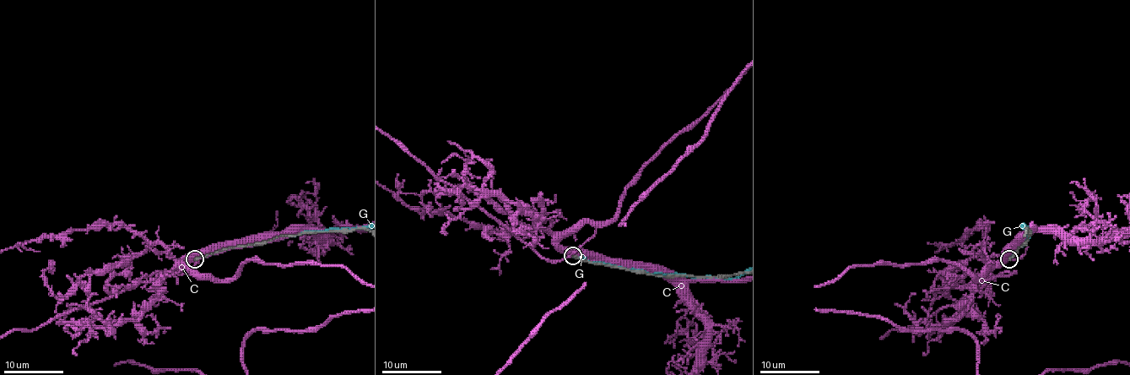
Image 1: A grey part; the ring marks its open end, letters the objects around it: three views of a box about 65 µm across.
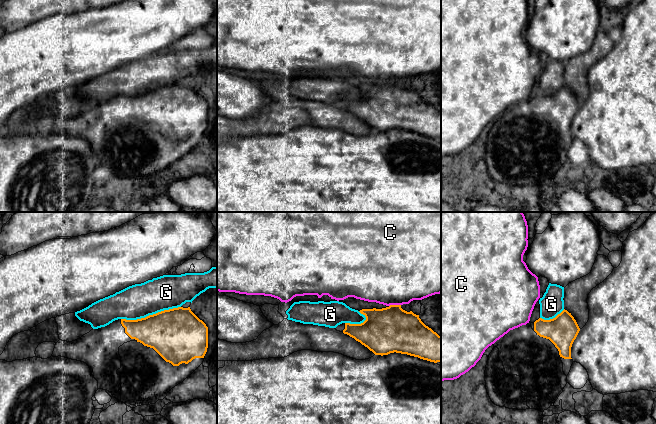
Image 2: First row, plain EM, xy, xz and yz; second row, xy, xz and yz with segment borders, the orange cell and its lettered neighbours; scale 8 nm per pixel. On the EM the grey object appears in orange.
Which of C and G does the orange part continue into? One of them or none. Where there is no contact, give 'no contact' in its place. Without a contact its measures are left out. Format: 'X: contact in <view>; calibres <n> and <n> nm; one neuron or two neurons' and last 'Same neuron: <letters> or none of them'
C: contact in xz; calibres 360 and 500 nm; two neurons
G: contact in xy; calibres 400 and 280 nm; two neurons
Same neuron: none of them

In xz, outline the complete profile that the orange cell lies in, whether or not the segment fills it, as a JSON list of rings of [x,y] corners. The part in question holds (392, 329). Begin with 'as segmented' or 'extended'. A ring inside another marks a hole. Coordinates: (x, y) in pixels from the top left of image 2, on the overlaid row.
extended | [[[390,305],[382,309],[362,309],[359,312],[366,317],[363,323],[342,323],[335,329],[354,338],[375,355],[383,356],[396,352],[441,363],[441,336],[426,326],[419,315],[403,310],[401,305]]]

